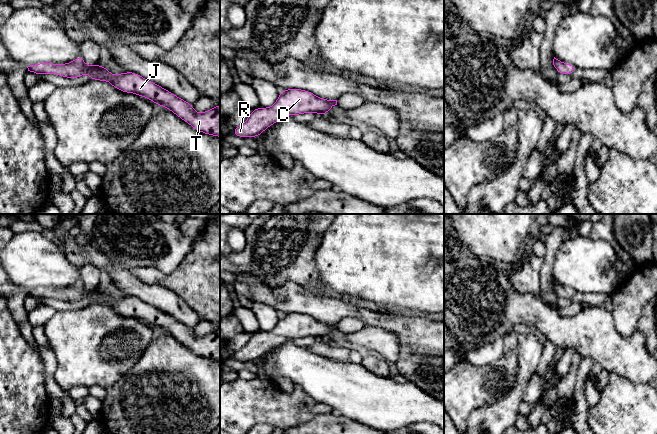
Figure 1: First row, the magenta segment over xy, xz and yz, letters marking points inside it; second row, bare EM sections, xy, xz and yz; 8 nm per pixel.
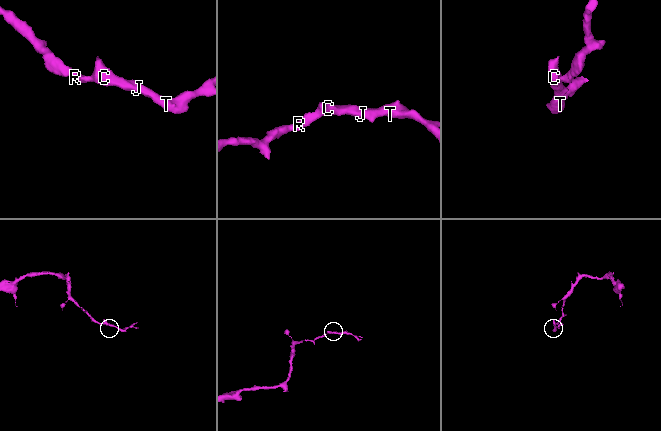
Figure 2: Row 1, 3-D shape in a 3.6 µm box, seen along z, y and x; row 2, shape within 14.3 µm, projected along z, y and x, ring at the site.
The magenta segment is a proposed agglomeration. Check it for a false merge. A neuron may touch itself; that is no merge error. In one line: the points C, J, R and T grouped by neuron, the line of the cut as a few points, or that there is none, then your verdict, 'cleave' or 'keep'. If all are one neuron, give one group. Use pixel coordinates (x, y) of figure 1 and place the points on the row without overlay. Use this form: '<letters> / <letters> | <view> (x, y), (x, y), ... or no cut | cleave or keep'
C J R T | no cut | keep

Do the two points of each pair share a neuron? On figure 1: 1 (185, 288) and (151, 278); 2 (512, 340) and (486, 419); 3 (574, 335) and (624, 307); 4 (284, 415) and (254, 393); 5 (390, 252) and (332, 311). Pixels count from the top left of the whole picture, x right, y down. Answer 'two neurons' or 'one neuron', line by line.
1: one neuron
2: two neurons
3: two neurons
4: one neuron
5: two neurons

